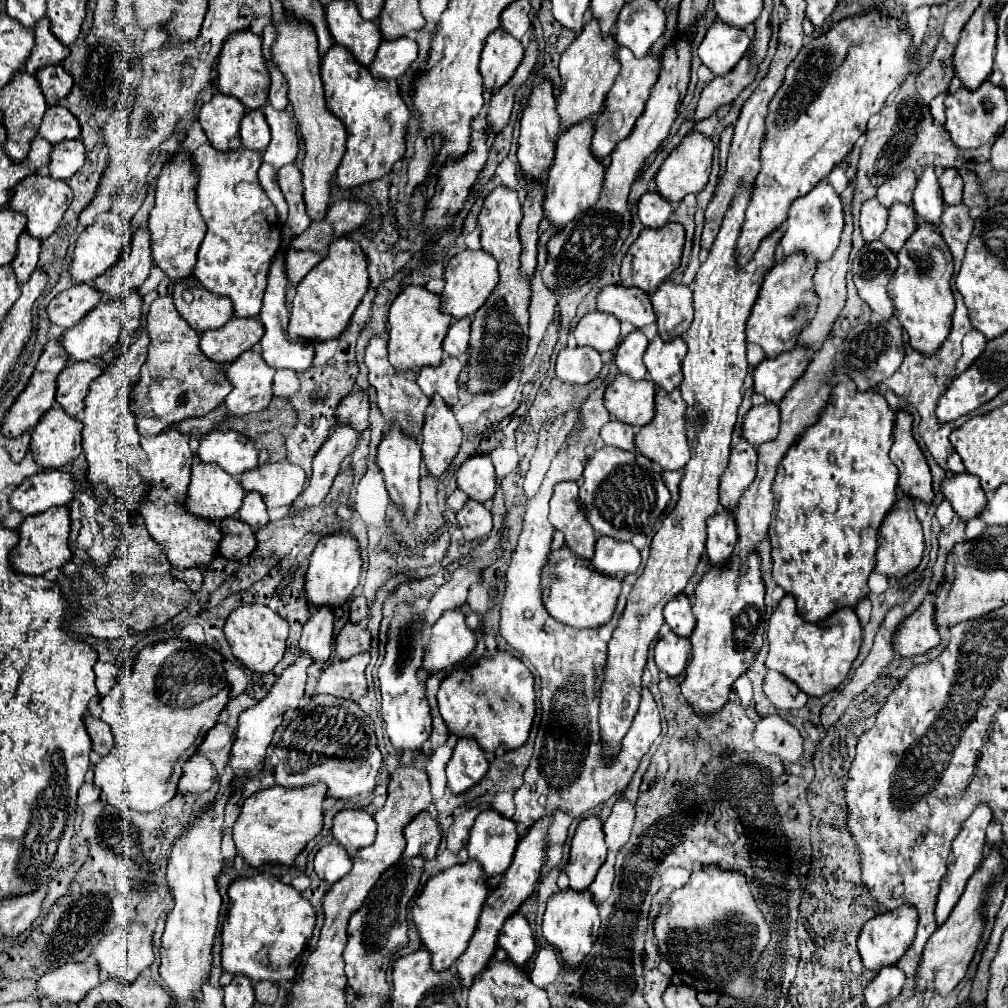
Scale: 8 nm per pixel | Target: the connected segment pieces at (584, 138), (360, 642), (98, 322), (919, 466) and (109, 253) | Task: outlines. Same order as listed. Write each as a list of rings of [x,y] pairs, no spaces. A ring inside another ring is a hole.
[[[589,120],[589,124],[577,124],[577,128],[569,128],[569,132],[563,132],[557,140],[555,160],[553,160],[553,166],[549,168],[549,178],[545,184],[547,194],[545,194],[545,204],[543,204],[545,208],[543,216],[557,230],[565,228],[579,212],[591,208],[599,198],[605,168],[589,152],[591,138],[593,138],[593,120]]]
[[[347,622],[335,638],[337,658],[349,658],[361,652],[369,652],[369,648],[371,648],[371,634],[361,624]]]
[[[131,292],[125,298],[99,302],[79,324],[65,330],[63,336],[59,338],[59,342],[65,348],[65,352],[69,354],[69,362],[89,362],[89,360],[101,358],[111,346],[115,346],[119,342],[119,334],[123,332],[121,320],[125,314],[129,314],[129,318],[131,318],[131,330],[137,330],[139,318],[141,318],[141,296],[137,292]]]
[[[897,412],[895,428],[893,428],[893,446],[891,446],[891,460],[899,468],[899,488],[905,496],[917,498],[925,504],[933,502],[933,488],[931,488],[931,472],[927,460],[917,446],[913,434],[913,416],[907,412]]]
[[[105,212],[105,214],[97,216],[97,220],[89,228],[85,228],[85,232],[75,242],[73,262],[69,266],[69,274],[71,274],[73,282],[77,282],[77,284],[93,282],[97,276],[101,276],[107,268],[111,268],[119,260],[121,250],[127,240],[129,240],[127,224],[117,214]]]

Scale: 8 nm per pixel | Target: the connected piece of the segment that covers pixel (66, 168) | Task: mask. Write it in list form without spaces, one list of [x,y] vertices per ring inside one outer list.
[[[61,140],[53,144],[49,170],[59,180],[69,180],[85,162],[83,142],[77,140]]]

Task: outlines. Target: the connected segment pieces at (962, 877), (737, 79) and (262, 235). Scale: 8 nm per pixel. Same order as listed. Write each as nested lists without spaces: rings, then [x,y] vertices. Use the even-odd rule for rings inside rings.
[[[981,802],[981,804],[973,810],[973,814],[965,820],[965,824],[963,824],[959,836],[953,840],[953,860],[951,860],[951,864],[949,864],[949,872],[947,872],[945,880],[941,882],[941,892],[939,892],[937,908],[935,908],[937,924],[943,924],[945,918],[949,918],[951,910],[955,908],[957,900],[961,898],[961,894],[963,894],[963,890],[965,890],[967,880],[973,876],[973,872],[975,872],[977,866],[981,864],[981,860],[983,860],[983,846],[985,846],[985,828],[987,828],[987,824],[991,822],[991,818],[993,818],[991,808],[989,808],[985,802]]]
[[[749,54],[737,64],[737,68],[733,68],[729,74],[721,76],[721,78],[715,78],[713,82],[709,82],[703,92],[701,92],[701,98],[697,102],[697,108],[695,108],[695,114],[693,114],[693,120],[699,122],[699,120],[705,120],[709,118],[717,108],[725,106],[725,104],[731,104],[739,92],[751,84],[755,78],[755,72],[749,70]]]
[[[209,142],[193,152],[199,186],[197,202],[207,224],[205,240],[197,252],[193,278],[209,292],[231,298],[237,318],[253,318],[261,310],[267,272],[273,254],[281,246],[281,222],[277,210],[259,186],[259,152],[217,152]]]

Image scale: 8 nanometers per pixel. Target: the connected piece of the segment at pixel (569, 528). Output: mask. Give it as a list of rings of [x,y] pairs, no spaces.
[[[565,480],[553,488],[549,522],[565,534],[565,544],[573,554],[591,560],[595,552],[595,532],[585,512],[577,504],[579,486],[577,482]]]

